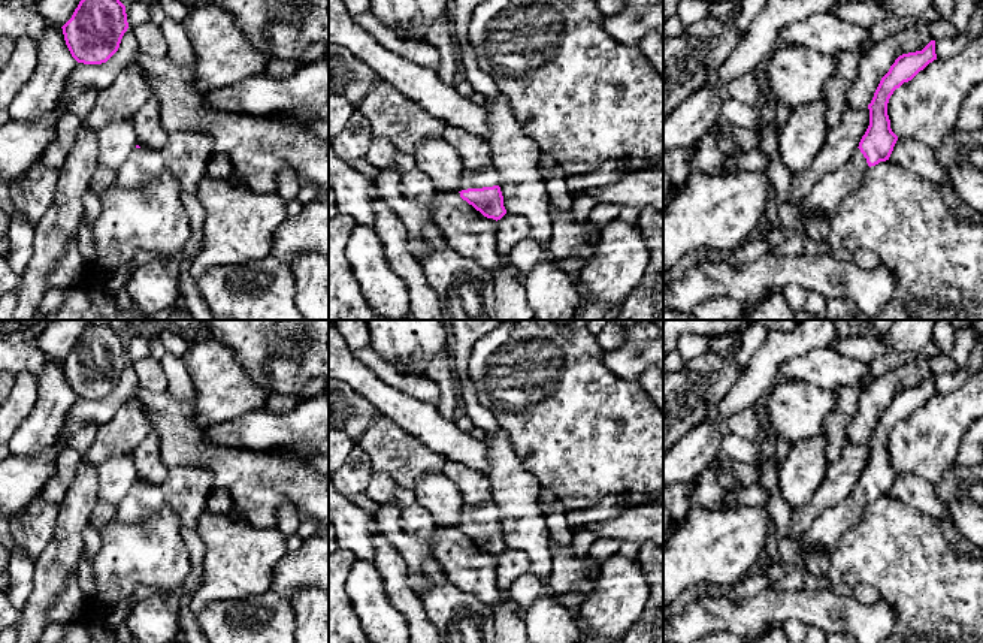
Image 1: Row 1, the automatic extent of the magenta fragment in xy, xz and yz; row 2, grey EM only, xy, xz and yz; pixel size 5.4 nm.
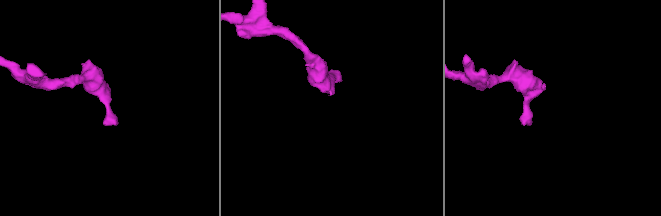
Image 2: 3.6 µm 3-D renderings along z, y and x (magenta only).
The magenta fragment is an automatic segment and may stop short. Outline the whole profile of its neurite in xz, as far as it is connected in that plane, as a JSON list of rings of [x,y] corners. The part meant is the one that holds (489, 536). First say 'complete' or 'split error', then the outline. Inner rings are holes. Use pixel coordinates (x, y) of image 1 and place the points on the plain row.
split error | [[[493,498],[483,504],[465,502],[460,510],[459,528],[463,535],[487,553],[497,556],[506,549]]]

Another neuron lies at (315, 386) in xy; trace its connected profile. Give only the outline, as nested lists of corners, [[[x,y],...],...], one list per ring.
[[[314,378],[297,393],[297,396],[302,399],[312,398],[324,390],[326,383],[327,381],[323,378]]]

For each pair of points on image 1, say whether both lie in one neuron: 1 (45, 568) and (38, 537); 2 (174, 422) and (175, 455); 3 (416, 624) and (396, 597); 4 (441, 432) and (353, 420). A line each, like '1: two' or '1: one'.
1: two
2: one
3: one
4: two

